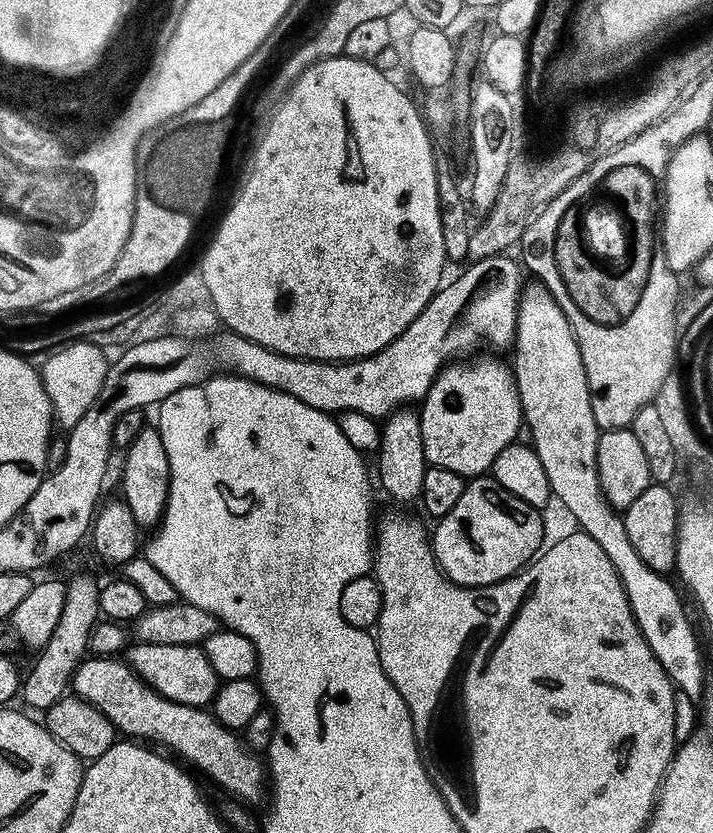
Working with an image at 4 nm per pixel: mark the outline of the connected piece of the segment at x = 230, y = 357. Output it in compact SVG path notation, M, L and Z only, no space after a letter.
M501 254L469 263L468 269L457 280L449 279L441 287L422 314L418 314L418 318L414 318L390 346L373 356L343 362L303 360L266 350L266 346L258 346L258 342L250 342L236 332L224 330L221 336L211 337L208 360L216 367L213 369L221 373L241 376L255 384L285 392L290 398L298 398L298 402L306 402L306 406L314 406L314 410L329 414L357 412L373 418L387 418L398 408L423 401L434 378L446 364L479 353L476 351L484 343L496 348L513 347L516 311L520 309L526 281L521 265L510 256Z

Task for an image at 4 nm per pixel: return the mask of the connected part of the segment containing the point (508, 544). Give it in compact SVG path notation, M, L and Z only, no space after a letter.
M491 474L469 479L454 510L435 521L436 532L434 528L430 536L432 552L445 576L463 588L485 588L509 580L545 543L544 520L540 515L541 509L510 494Z

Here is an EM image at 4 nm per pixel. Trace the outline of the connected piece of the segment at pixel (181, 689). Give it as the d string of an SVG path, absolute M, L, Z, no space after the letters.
M135 643L126 652L127 663L156 693L167 698L168 701L178 702L180 705L194 705L205 707L209 705L216 696L220 679L214 674L213 667L210 666L209 659L206 658L203 649L199 645L187 644L186 646L161 646L157 643Z

